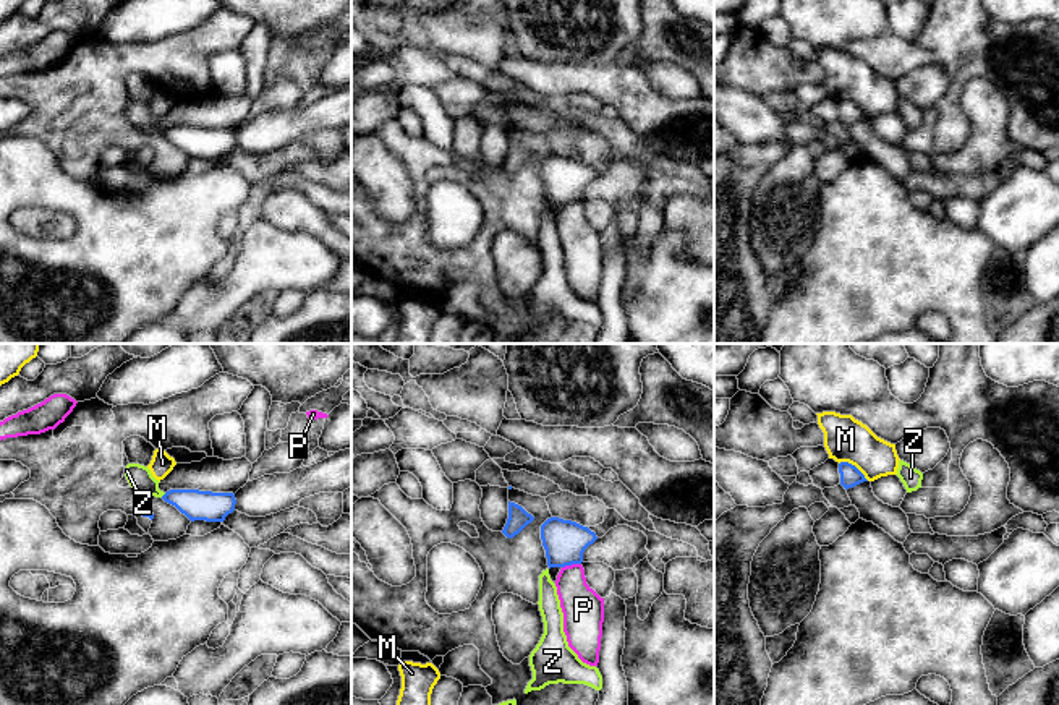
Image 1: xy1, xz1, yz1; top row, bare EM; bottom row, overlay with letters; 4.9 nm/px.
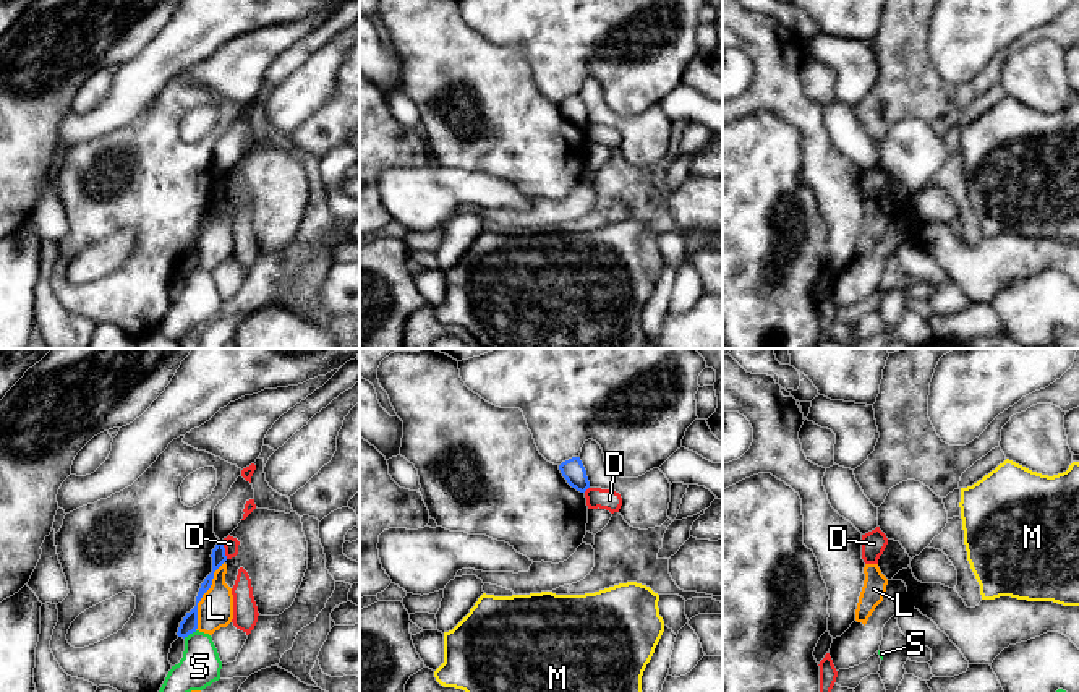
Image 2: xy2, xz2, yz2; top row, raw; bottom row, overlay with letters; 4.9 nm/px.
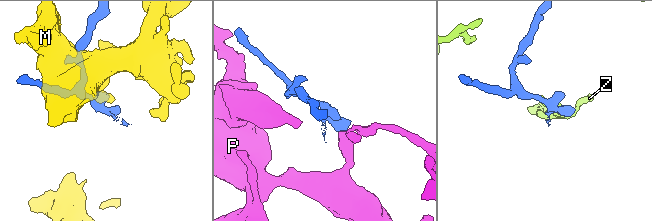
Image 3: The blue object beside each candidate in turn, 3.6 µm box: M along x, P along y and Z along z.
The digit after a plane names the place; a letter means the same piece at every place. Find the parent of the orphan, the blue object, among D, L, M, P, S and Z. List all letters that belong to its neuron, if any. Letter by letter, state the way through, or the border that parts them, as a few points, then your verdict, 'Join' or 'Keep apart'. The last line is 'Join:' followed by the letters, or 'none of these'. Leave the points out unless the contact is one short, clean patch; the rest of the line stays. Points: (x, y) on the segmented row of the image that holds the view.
D: Boundary: xy2 (221, 542), (227, 558). Keep apart
L: Boundary: xy2 (224, 561), (198, 603), (195, 629). Keep apart
M: Keep apart
P: Boundary: xz1 (580, 563), (562, 568). Keep apart
S: Boundary: xy2 (196, 631), (183, 637). Keep apart
Z: Boundary: xy1 (165, 493), (161, 496). Keep apart
Join: none of these

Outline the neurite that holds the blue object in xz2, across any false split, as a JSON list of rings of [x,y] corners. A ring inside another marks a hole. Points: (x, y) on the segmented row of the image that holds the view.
[[[572,457],[559,465],[562,476],[567,483],[580,493],[585,493],[590,488],[586,470],[580,457]]]

